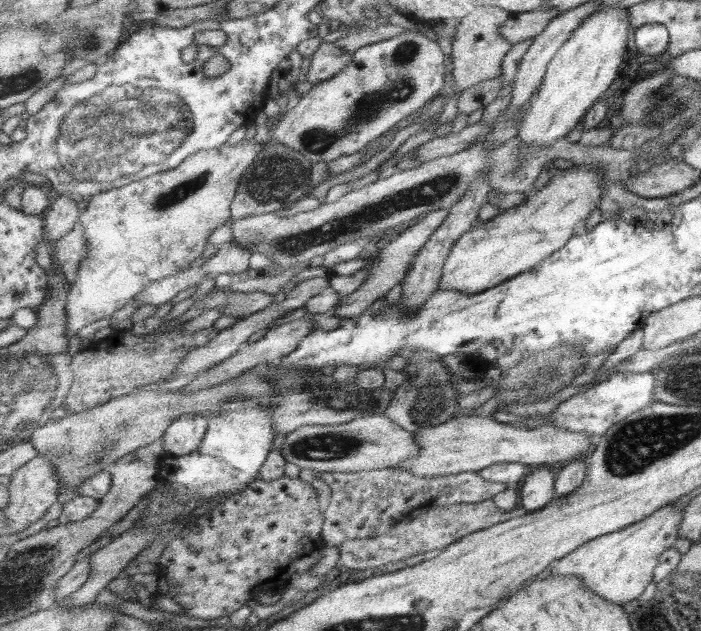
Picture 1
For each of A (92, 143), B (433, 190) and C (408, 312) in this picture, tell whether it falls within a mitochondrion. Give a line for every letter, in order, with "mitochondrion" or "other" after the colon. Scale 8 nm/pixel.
A: mitochondrion
B: mitochondrion
C: other

